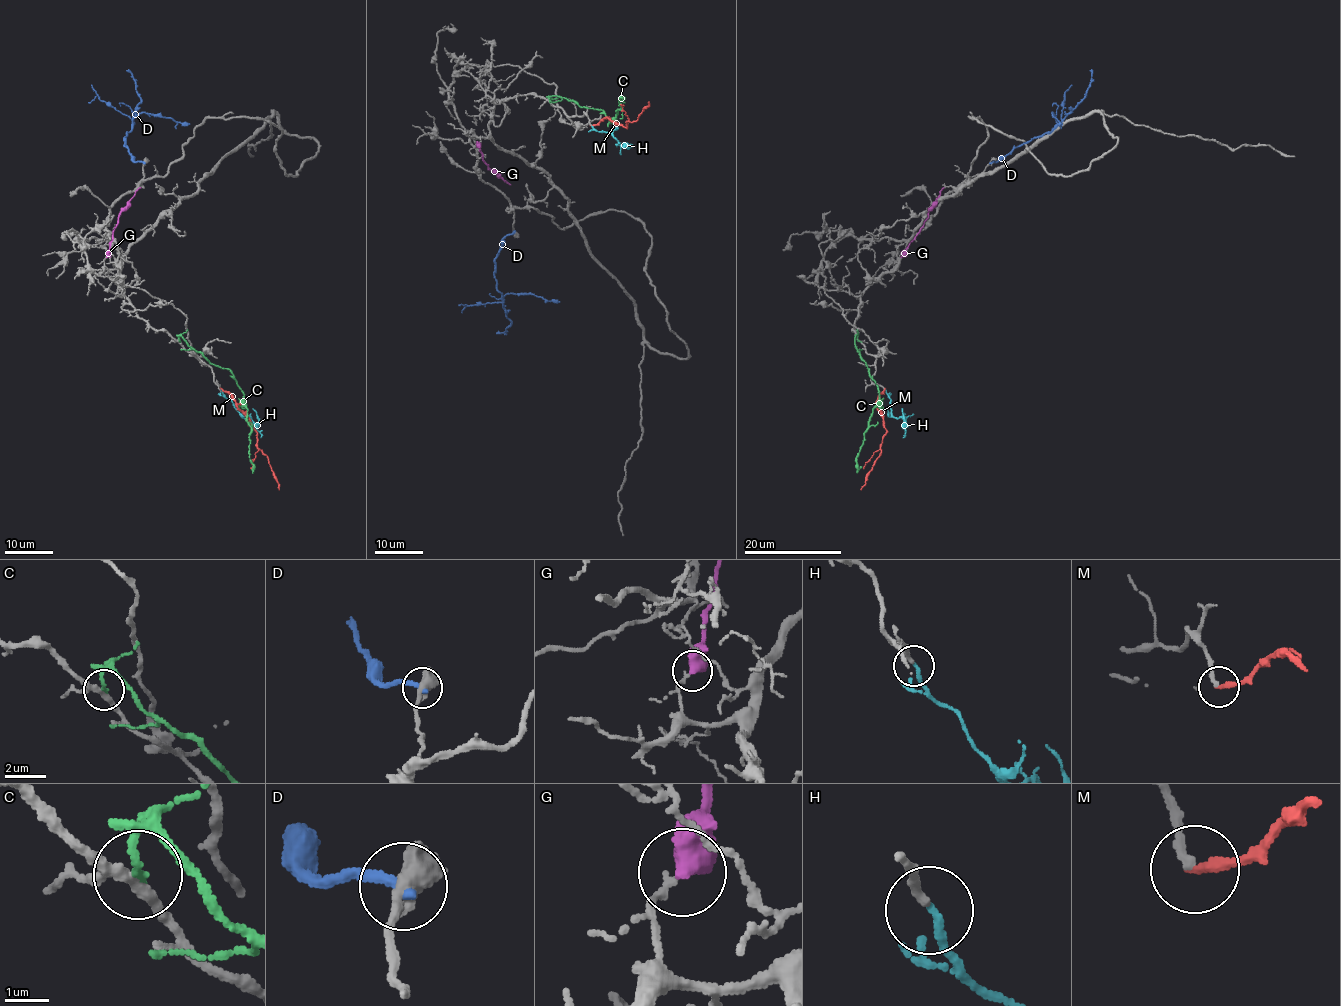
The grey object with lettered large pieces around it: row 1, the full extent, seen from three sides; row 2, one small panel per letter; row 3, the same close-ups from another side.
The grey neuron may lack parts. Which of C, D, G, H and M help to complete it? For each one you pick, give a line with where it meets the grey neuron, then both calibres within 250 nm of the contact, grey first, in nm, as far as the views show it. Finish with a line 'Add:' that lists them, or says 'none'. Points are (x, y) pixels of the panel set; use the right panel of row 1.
H: (885, 389) | 180/190 nm
Add: H

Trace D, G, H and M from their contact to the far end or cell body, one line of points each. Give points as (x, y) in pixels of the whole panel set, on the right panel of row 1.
D: (991, 163), (1048, 133), (1082, 98), (1091, 81), (1092, 69)
G: (901, 256), (944, 187)
H: (884, 390), (890, 398), (890, 413), (895, 418), (904, 416), (904, 423), (901, 408)
M: (884, 389), (879, 395), (877, 409), (887, 431), (881, 455), (860, 489)

